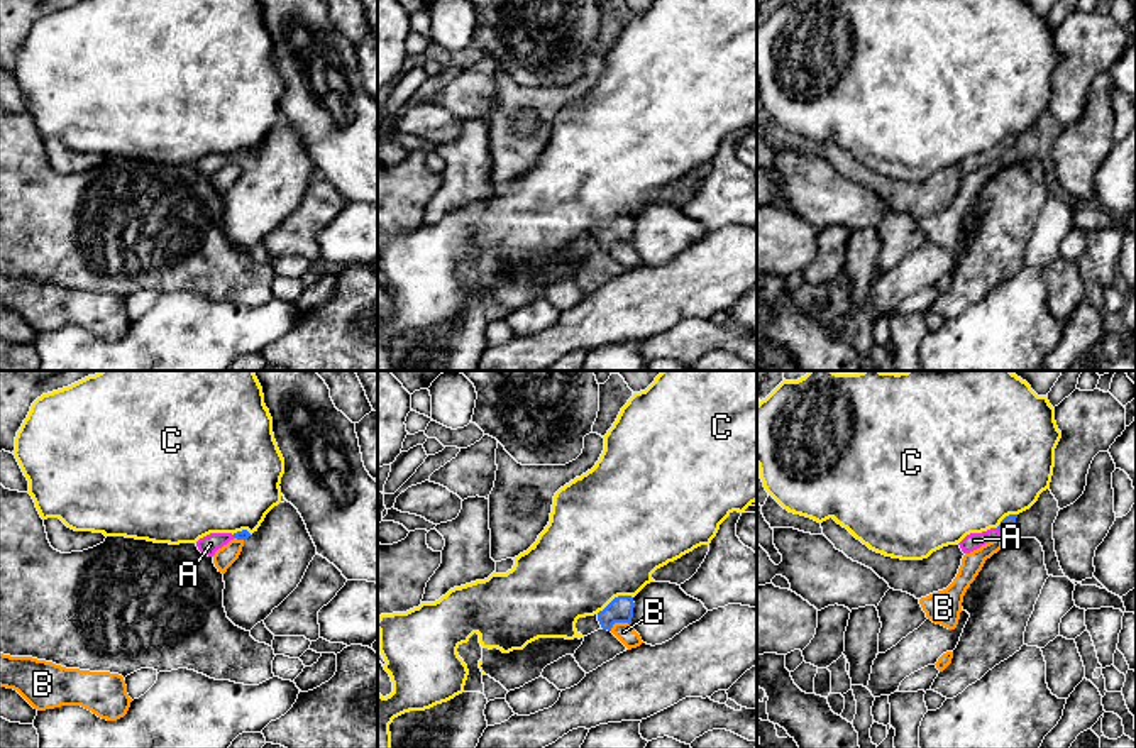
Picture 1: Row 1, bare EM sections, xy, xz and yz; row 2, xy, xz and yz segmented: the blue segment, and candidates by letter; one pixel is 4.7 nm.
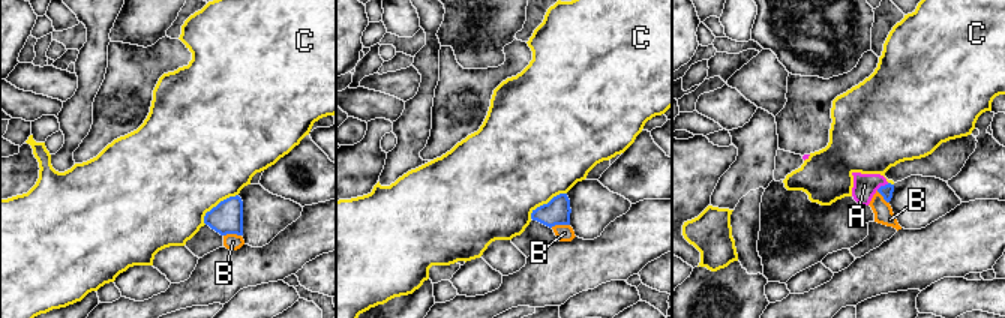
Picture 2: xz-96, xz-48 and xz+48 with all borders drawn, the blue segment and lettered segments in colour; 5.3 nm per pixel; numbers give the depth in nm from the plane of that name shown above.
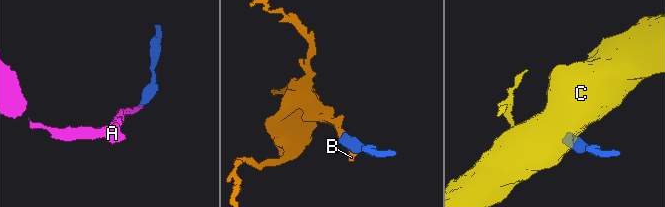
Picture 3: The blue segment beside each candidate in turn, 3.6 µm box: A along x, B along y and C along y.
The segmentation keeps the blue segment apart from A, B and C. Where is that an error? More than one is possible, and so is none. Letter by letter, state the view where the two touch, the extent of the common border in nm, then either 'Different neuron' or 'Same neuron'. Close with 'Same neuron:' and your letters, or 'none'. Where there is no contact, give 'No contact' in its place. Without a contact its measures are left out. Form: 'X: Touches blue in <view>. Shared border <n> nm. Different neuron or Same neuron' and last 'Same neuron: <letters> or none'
A: Touches blue in yz. Shared border 30 nm. Same neuron
B: Touches blue in xz. Shared border 110 nm. Different neuron
C: Touches blue in xz. Shared border 190 nm. Different neuron
Same neuron: A

